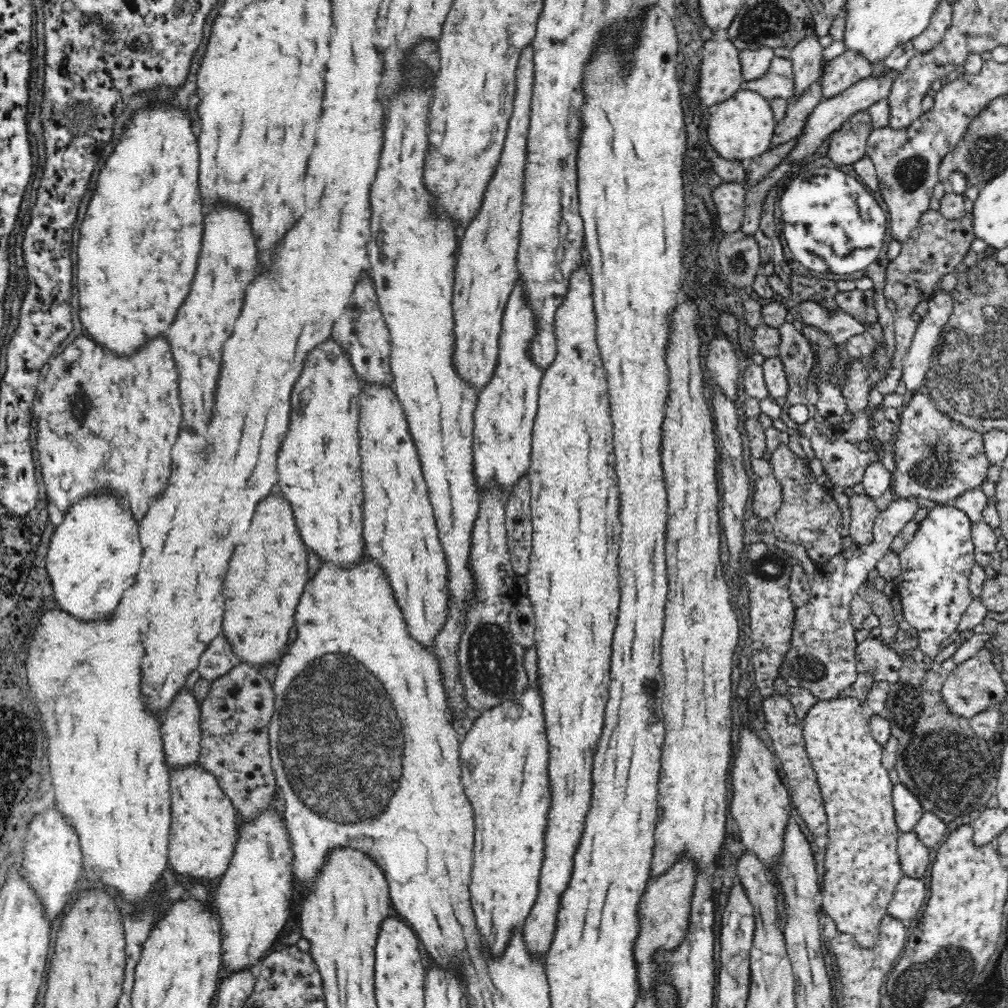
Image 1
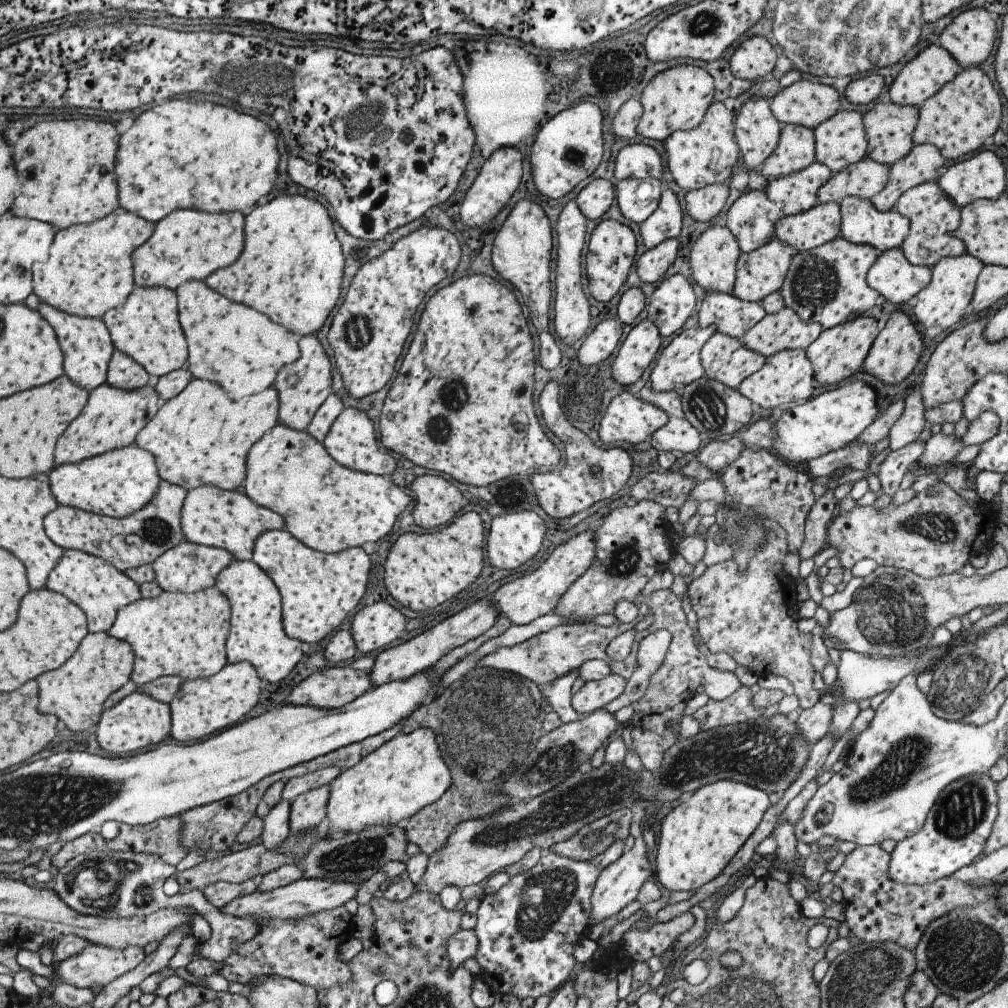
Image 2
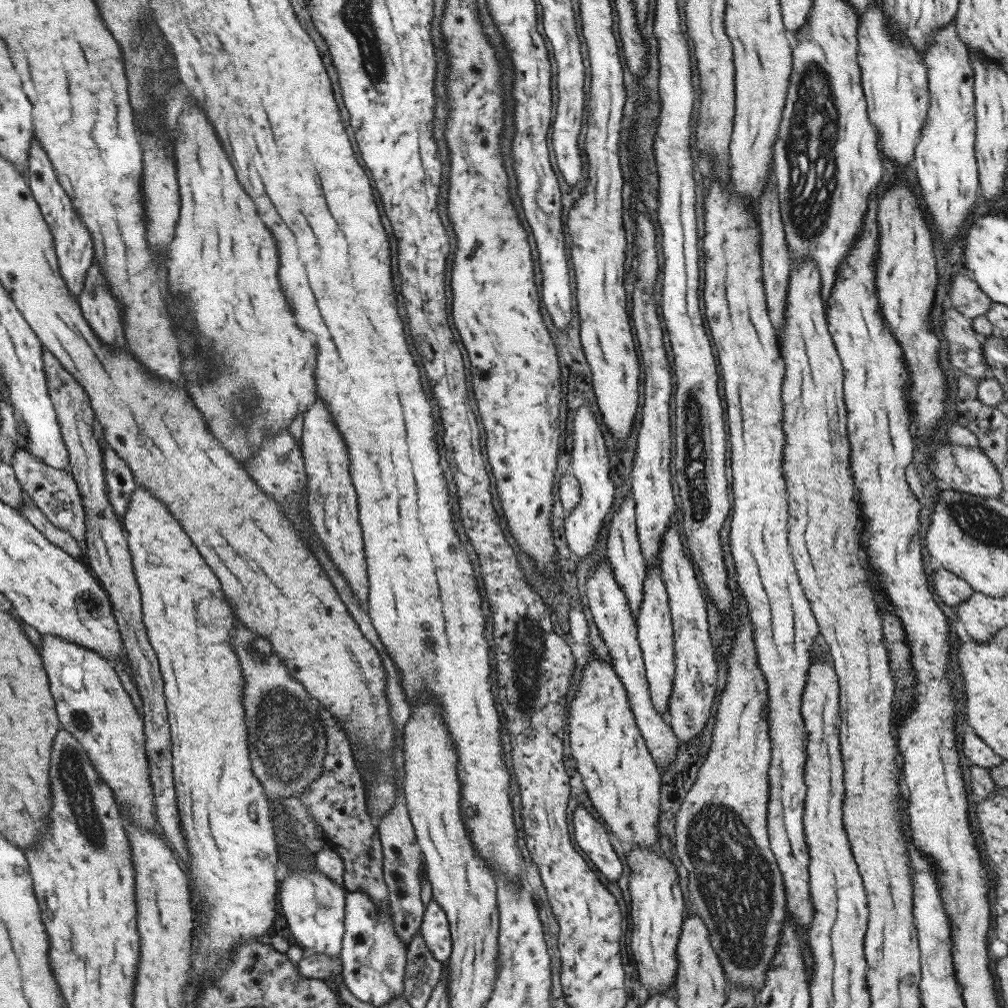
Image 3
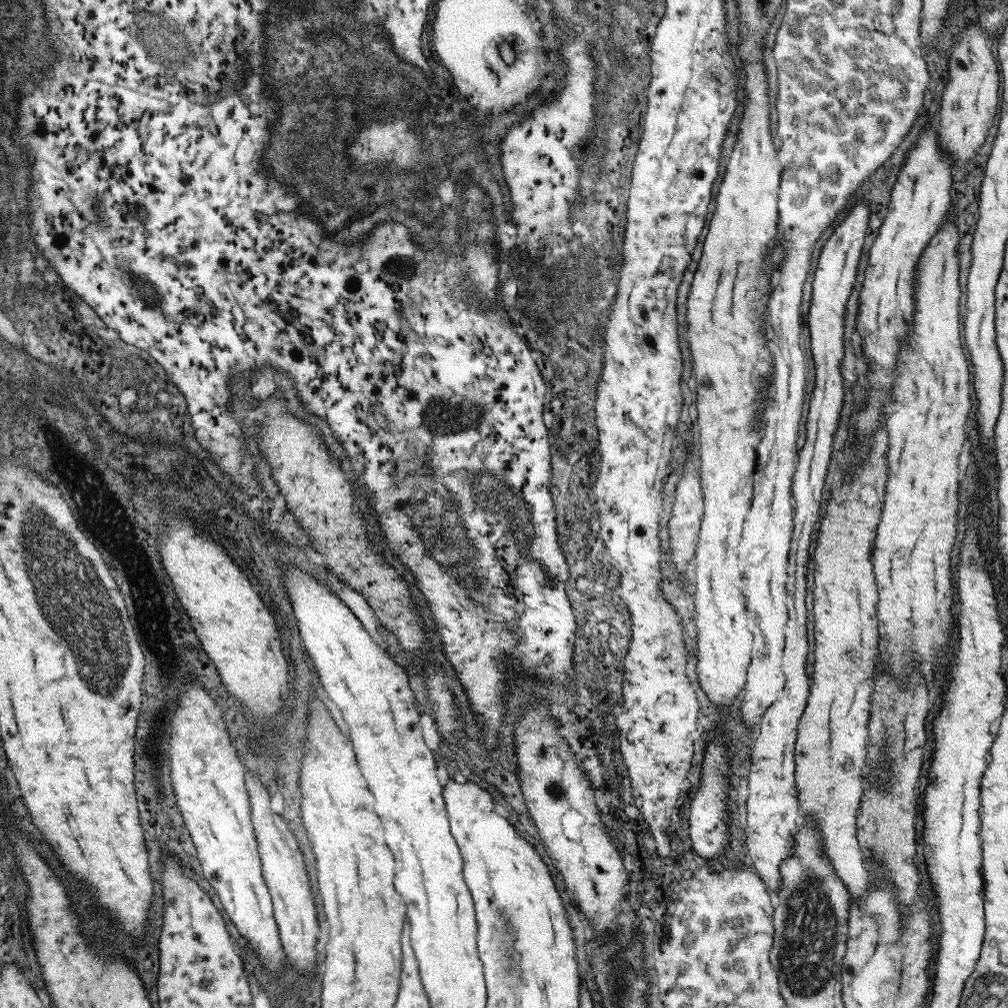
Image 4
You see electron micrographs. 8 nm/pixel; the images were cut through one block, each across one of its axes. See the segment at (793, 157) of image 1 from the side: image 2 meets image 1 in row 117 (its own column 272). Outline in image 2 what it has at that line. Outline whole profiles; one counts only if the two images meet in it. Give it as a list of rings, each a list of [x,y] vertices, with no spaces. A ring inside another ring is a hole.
[[[282,800],[268,812],[263,820],[262,842],[268,850],[284,842],[290,834],[290,805],[288,800]]]

